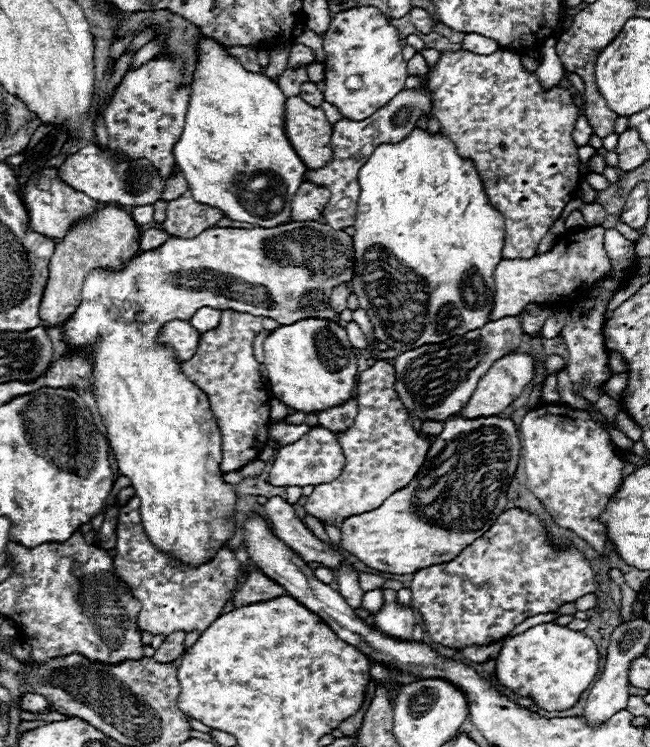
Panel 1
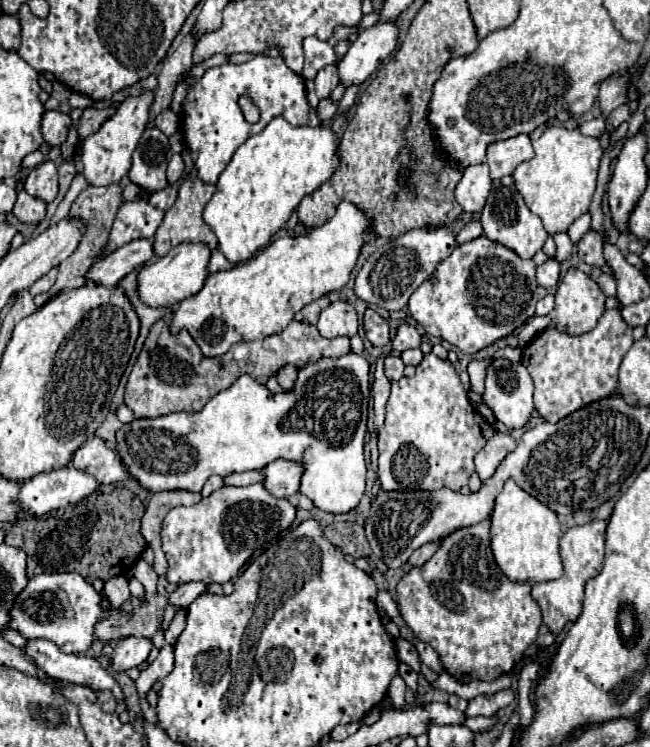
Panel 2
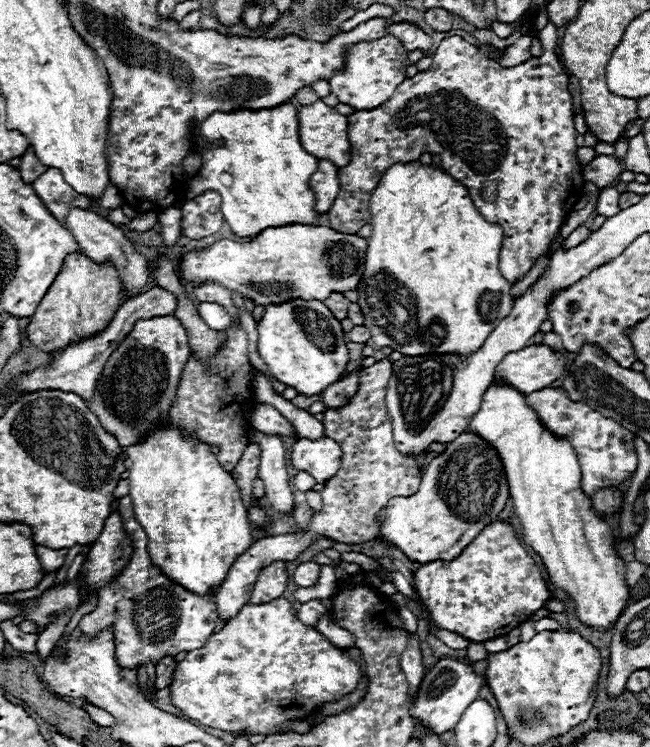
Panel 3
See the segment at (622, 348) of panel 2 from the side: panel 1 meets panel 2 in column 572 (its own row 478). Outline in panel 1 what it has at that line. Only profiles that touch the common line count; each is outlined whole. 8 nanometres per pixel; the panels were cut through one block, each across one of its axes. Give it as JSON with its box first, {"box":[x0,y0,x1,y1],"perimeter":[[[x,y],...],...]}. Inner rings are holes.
{"box":[304,360,430,526],"perimeter":[[[378,360],[372,368],[360,374],[356,386],[358,416],[348,432],[338,434],[346,464],[336,480],[314,486],[314,492],[308,496],[304,510],[314,518],[338,526],[340,520],[350,514],[378,508],[392,492],[404,488],[404,484],[408,484],[408,480],[412,480],[412,476],[422,468],[430,440],[420,436],[410,424],[410,416],[400,402],[394,384],[396,370],[388,360]]]}

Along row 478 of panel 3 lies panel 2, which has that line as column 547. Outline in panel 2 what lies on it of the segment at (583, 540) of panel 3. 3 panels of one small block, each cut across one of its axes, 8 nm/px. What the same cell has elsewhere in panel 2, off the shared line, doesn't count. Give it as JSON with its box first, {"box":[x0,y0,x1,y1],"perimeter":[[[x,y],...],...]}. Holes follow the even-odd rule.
{"box":[492,480,564,584],"perimeter":[[[508,480],[496,498],[492,520],[492,552],[500,570],[512,582],[538,584],[560,578],[564,574],[558,540],[562,536],[558,516],[534,496],[526,494],[514,480]]]}

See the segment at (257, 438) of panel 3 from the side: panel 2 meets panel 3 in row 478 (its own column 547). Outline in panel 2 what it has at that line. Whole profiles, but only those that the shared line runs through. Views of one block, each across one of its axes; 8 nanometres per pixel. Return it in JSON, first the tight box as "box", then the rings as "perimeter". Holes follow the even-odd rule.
{"box":[538,260,560,288],"perimeter":[[[548,260],[538,266],[538,284],[544,288],[556,288],[560,280],[560,264],[556,260]]]}

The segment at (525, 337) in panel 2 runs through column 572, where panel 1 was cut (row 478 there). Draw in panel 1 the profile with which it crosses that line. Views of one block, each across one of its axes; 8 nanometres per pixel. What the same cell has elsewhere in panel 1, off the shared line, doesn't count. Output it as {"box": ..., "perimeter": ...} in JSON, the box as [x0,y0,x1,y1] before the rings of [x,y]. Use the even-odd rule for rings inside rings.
{"box":[268,426,346,486],"perimeter":[[[316,426],[310,432],[306,432],[300,440],[292,442],[276,452],[268,482],[274,486],[310,486],[310,484],[316,486],[316,484],[332,482],[342,472],[344,462],[346,462],[346,458],[342,454],[342,448],[340,448],[336,436],[332,432]]]}

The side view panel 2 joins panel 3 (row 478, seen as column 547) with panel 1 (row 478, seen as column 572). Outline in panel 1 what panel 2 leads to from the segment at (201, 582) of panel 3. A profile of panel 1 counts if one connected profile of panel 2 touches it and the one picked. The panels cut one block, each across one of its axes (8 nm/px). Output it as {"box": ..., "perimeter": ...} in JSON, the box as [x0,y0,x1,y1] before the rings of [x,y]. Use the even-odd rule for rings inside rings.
{"box":[60,220,354,564],"perimeter":[[[314,220],[308,222],[288,222],[288,224],[280,224],[280,226],[272,226],[272,228],[206,228],[204,232],[200,232],[194,238],[178,238],[178,236],[170,236],[162,246],[148,250],[148,252],[140,252],[138,256],[134,256],[122,270],[108,270],[108,268],[98,268],[92,270],[82,284],[82,300],[76,308],[76,312],[60,326],[62,328],[62,336],[64,342],[70,350],[84,350],[90,358],[92,358],[92,396],[96,400],[96,408],[102,416],[102,424],[106,428],[106,438],[108,438],[108,448],[114,454],[118,468],[122,472],[122,476],[128,476],[134,488],[134,494],[140,498],[140,516],[142,516],[142,524],[144,530],[148,534],[148,538],[162,550],[162,552],[170,552],[174,558],[182,560],[184,564],[202,564],[206,560],[210,560],[216,552],[216,548],[220,548],[222,544],[228,542],[228,538],[234,532],[234,502],[236,502],[236,492],[234,486],[224,484],[222,480],[222,472],[220,472],[220,430],[218,424],[212,416],[210,410],[210,402],[208,396],[186,378],[186,374],[182,372],[182,362],[176,362],[174,358],[174,350],[170,346],[158,344],[156,336],[160,332],[160,328],[164,328],[164,324],[168,324],[170,320],[190,320],[200,308],[210,306],[216,310],[234,310],[234,312],[246,312],[252,316],[262,316],[262,318],[272,318],[278,320],[280,324],[294,324],[298,320],[306,320],[306,318],[322,318],[322,320],[332,320],[338,322],[340,326],[346,328],[346,322],[340,322],[338,314],[330,308],[330,294],[332,288],[336,284],[344,284],[352,280],[352,268],[354,268],[354,244],[352,244],[352,236],[348,236],[342,230],[334,230],[328,224],[320,224]]]}

